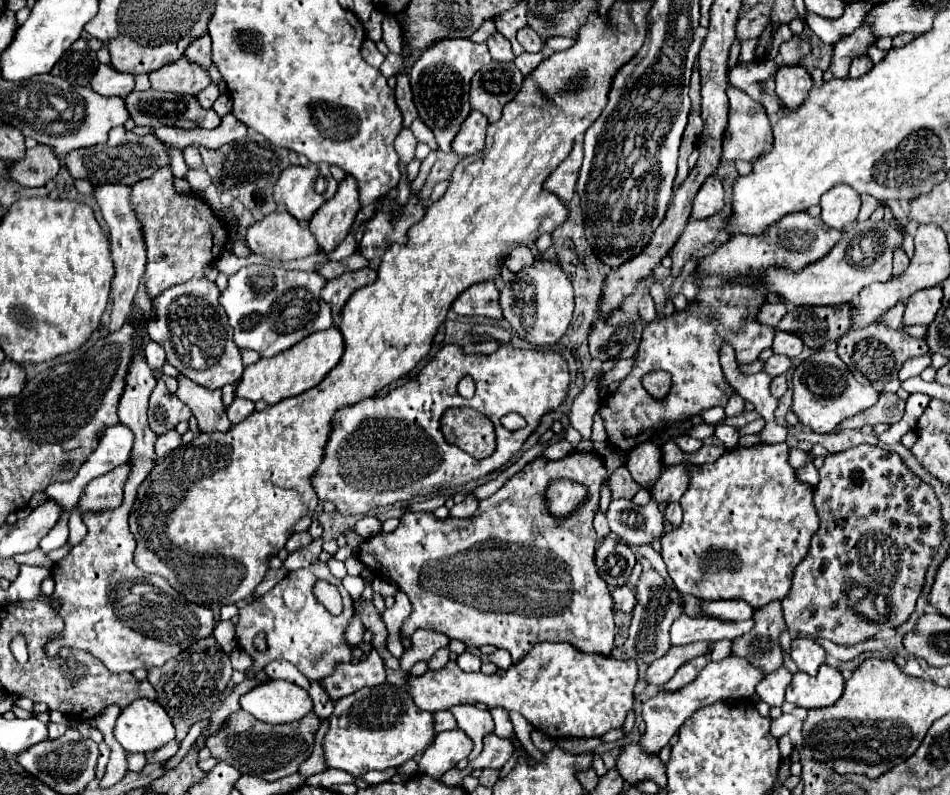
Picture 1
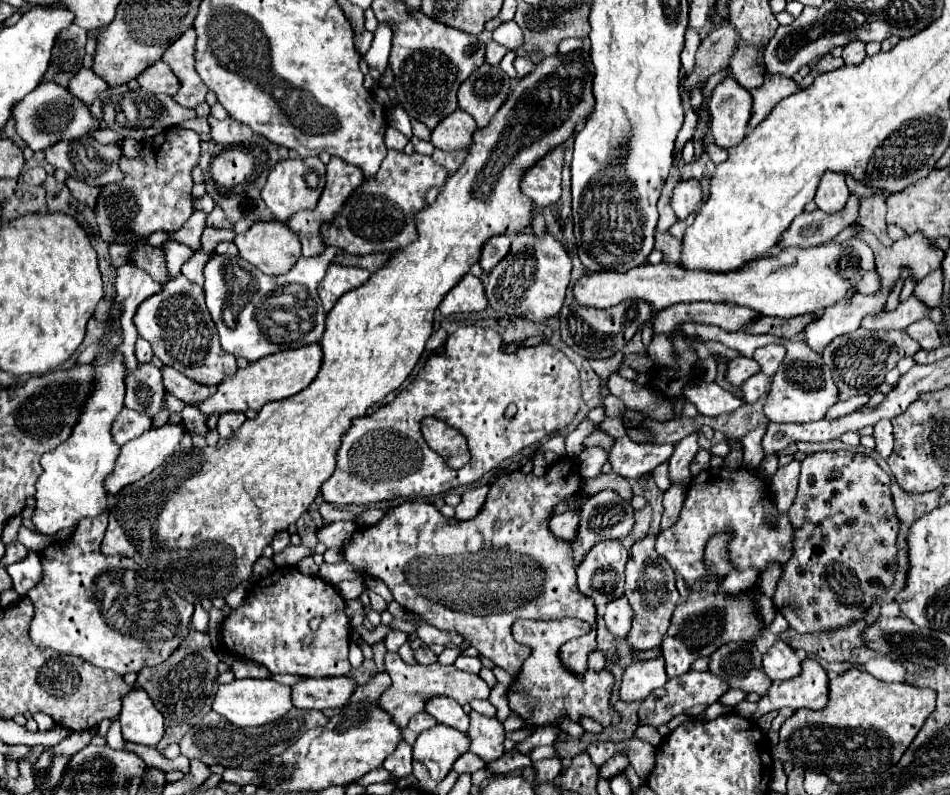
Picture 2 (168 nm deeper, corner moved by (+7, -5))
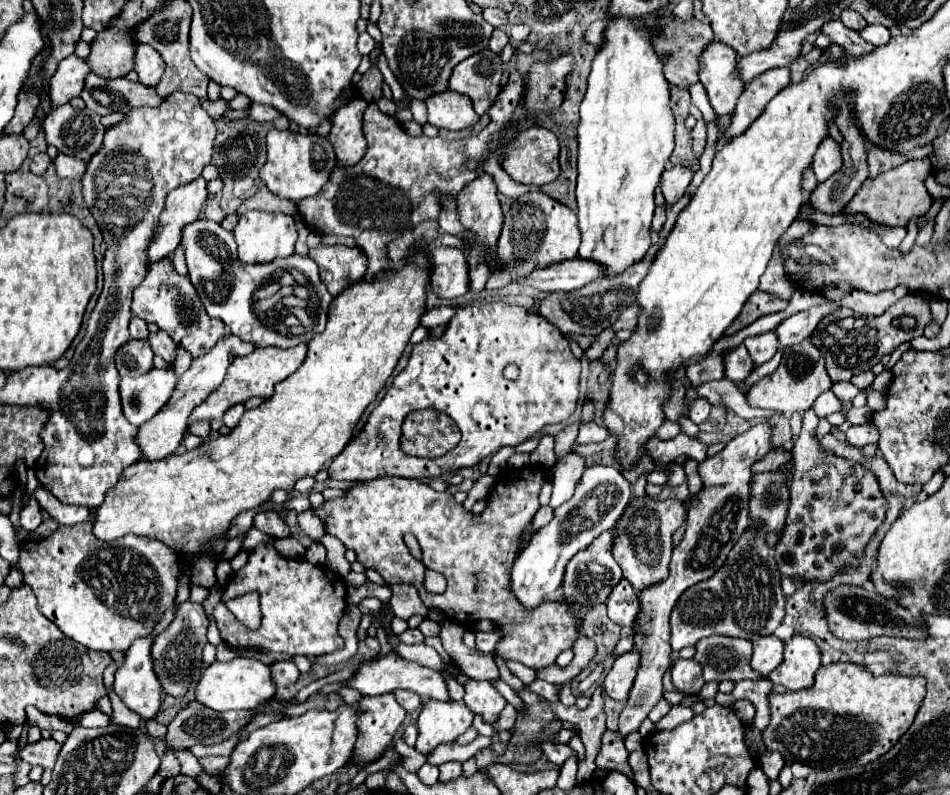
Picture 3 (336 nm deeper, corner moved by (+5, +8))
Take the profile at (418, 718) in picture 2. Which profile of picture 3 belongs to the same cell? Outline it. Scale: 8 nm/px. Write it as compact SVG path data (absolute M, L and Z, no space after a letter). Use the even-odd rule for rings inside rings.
M396 690L394 696L396 696L396 700L402 704L402 708L406 712L414 712L414 710L418 710L422 706L422 698L418 694L410 692L410 690Z

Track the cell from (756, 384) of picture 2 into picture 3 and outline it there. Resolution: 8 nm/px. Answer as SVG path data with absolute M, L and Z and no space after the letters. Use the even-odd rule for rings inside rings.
M742 344L726 354L724 364L726 364L726 378L732 382L742 382L754 368L752 358Z

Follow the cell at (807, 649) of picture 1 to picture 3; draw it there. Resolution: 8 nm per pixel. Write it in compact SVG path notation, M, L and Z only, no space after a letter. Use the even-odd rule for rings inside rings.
M774 634L754 640L754 654L750 664L760 674L768 676L774 668L782 664L782 658L784 658L784 642Z

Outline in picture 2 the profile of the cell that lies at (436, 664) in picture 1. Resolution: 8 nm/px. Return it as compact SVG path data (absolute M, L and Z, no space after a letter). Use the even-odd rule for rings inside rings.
M418 647L414 649L414 659L422 665L430 665L430 663L436 663L436 653L430 651L428 647Z

